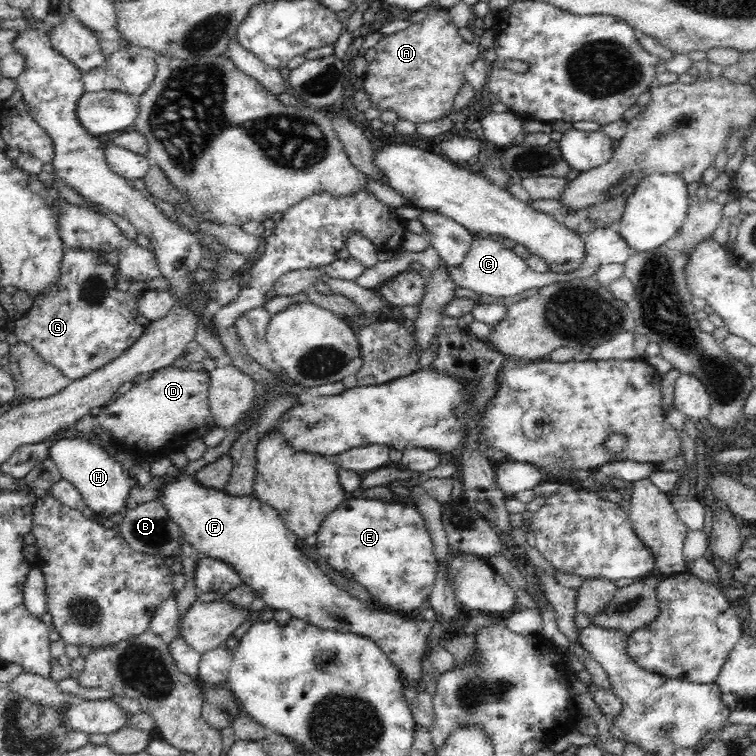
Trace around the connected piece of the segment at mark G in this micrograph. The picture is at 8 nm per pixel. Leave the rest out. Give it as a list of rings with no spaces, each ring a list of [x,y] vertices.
[[[79,249],[66,253],[59,267],[55,289],[48,296],[44,294],[35,298],[32,308],[19,320],[14,320],[17,340],[30,345],[44,362],[55,366],[71,382],[85,378],[107,362],[118,358],[146,330],[146,326],[138,324],[135,318],[139,314],[138,297],[127,291],[117,290],[115,275],[119,273],[118,266],[103,263],[103,257],[105,254],[83,252]]]

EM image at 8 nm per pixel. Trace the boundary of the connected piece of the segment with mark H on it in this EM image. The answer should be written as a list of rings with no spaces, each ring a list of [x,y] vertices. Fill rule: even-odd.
[[[68,436],[52,444],[48,458],[56,463],[62,479],[70,481],[78,489],[83,496],[85,506],[95,513],[106,512],[114,520],[125,514],[131,489],[129,476],[124,474],[120,464],[100,445],[90,442],[83,436],[74,436],[74,438]]]

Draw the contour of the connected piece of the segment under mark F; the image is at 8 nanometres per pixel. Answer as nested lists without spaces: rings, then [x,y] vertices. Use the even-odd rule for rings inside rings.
[[[174,465],[169,468],[168,480],[160,492],[160,503],[164,503],[168,515],[177,523],[182,531],[183,542],[187,547],[191,546],[193,550],[202,555],[212,558],[219,558],[222,561],[230,563],[238,571],[241,583],[250,587],[275,610],[288,610],[293,617],[304,620],[321,629],[336,630],[338,632],[354,633],[360,637],[368,637],[374,641],[384,654],[395,664],[402,676],[410,682],[420,680],[423,676],[422,658],[428,656],[428,636],[432,630],[433,621],[423,620],[421,618],[406,620],[406,617],[400,618],[392,612],[382,612],[382,607],[376,607],[374,610],[368,608],[368,604],[348,593],[348,591],[336,586],[326,573],[318,566],[316,561],[308,558],[297,545],[300,539],[297,534],[290,531],[279,512],[265,502],[254,498],[252,494],[248,496],[230,496],[222,490],[206,489],[195,480],[195,476],[183,472],[183,468],[177,468]]]

